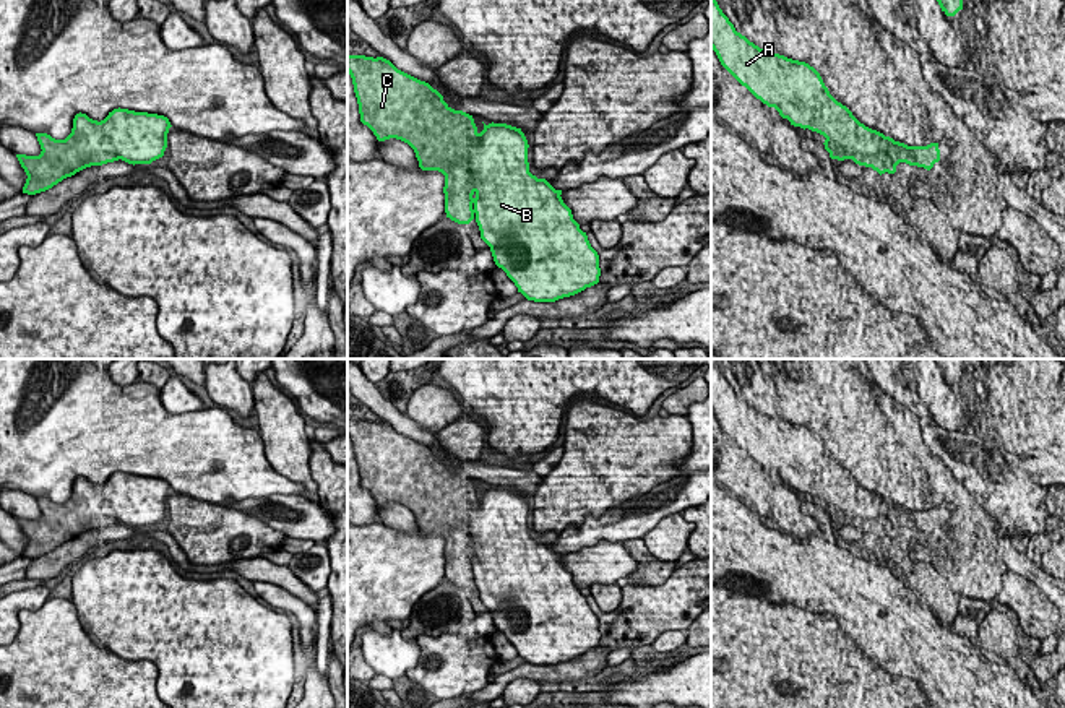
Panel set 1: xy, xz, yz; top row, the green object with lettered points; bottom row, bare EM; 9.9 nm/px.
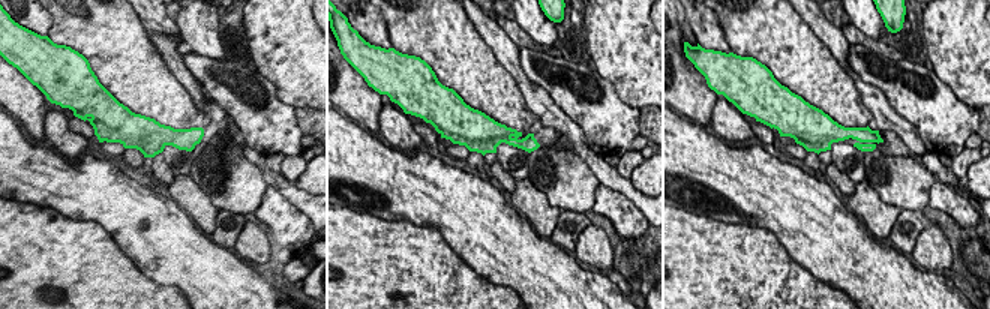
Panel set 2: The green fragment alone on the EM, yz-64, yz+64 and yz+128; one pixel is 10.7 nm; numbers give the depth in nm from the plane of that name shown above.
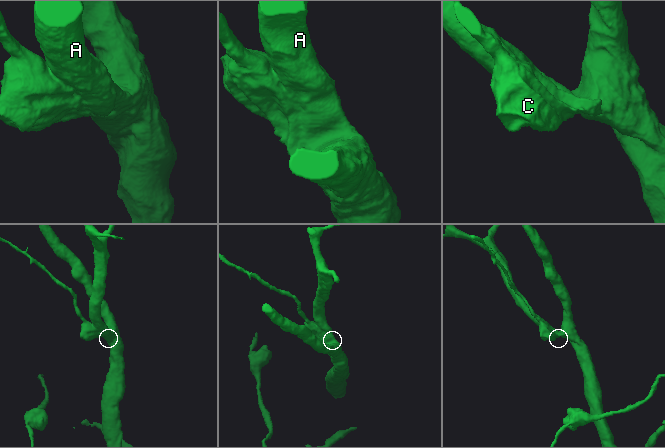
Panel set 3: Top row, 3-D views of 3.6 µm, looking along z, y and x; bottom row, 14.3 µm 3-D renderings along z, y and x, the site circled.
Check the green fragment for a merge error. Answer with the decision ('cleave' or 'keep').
cleave

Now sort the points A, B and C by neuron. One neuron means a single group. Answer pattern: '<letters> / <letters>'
A B / C

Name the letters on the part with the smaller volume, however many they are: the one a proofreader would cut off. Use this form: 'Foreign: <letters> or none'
Foreign: C

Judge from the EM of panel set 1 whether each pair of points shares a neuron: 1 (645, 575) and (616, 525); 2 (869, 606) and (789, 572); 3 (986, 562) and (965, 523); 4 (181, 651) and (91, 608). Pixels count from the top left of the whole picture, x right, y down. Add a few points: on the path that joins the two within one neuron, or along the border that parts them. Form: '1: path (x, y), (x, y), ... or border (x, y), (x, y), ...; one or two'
1: border (642, 538), (622, 543); two
2: path (849, 588), (832, 578), (809, 574); one
3: path (976, 552), (965, 541), (965, 533); one
4: path (158, 629), (137, 608), (114, 608); one

